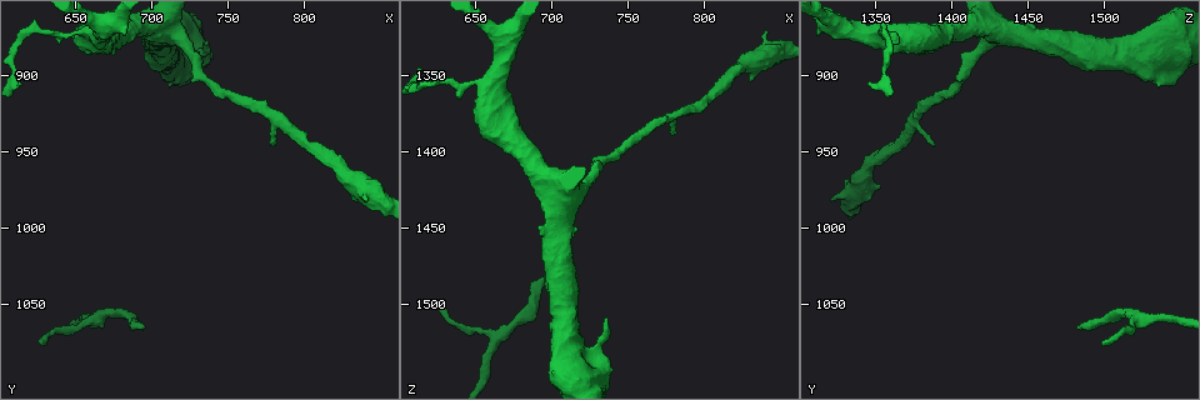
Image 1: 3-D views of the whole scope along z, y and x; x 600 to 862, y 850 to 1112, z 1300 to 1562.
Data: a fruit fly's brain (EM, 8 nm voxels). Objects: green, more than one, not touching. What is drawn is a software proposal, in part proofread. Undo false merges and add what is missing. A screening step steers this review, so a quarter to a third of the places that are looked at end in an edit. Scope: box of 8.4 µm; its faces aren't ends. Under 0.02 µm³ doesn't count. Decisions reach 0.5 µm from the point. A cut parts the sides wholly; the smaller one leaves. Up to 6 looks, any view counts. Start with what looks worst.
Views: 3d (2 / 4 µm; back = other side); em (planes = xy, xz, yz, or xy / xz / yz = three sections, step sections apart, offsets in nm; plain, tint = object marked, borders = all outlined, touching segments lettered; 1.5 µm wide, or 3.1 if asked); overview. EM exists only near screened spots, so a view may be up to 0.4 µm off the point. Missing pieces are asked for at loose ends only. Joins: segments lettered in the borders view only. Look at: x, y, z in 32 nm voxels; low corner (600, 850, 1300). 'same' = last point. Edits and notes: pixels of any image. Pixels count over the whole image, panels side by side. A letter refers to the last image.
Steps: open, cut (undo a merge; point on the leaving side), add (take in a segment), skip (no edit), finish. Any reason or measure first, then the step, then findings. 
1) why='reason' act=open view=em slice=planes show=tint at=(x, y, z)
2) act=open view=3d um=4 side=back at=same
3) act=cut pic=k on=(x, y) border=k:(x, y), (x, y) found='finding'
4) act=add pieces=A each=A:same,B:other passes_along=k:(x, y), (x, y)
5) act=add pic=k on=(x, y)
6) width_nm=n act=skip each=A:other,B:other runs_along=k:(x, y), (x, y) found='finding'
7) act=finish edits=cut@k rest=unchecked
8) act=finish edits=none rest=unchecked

why='free end' act=open view=em slice=xz step=8 show=borders at=(694, 1066, 1482)

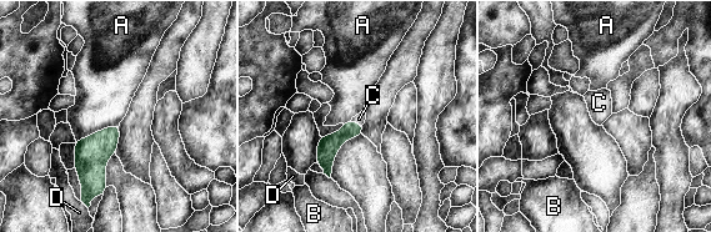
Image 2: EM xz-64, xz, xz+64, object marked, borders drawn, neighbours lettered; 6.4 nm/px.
act=add pieces=C each=A:other,B:other,C:same,D:other passes_along=2:(329, 146), (357, 124), (359, 119) found='it goes on there'

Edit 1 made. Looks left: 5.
why='see it whole again' act=open view=overview

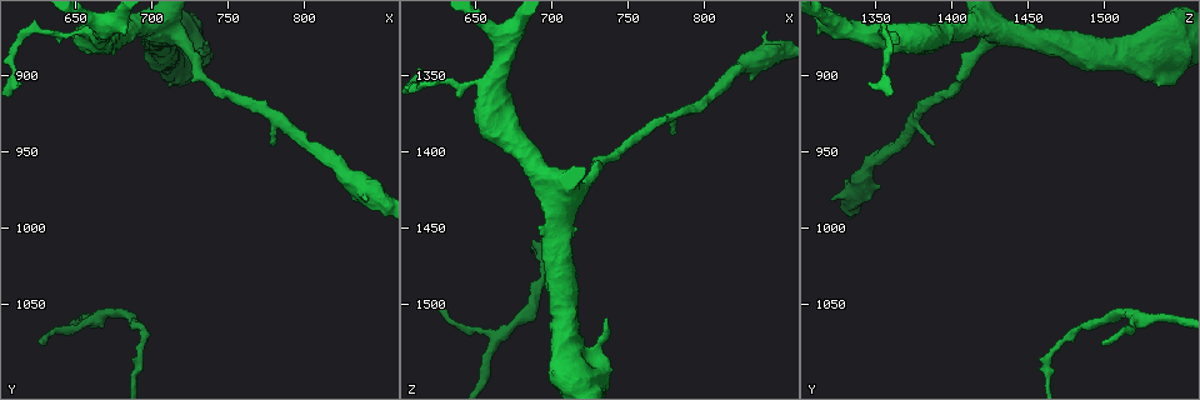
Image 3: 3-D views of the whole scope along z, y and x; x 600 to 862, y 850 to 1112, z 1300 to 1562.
why='branch stops here' act=open view=em slice=xy step=8 show=borders at=(778, 944, 1390)

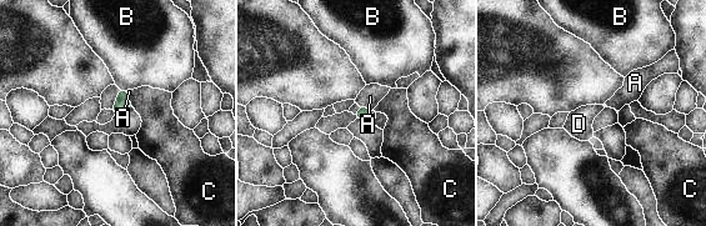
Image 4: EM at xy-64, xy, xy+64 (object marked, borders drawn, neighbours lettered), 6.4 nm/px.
why='cut it another way' act=open view=em slice=planes show=borders at=same

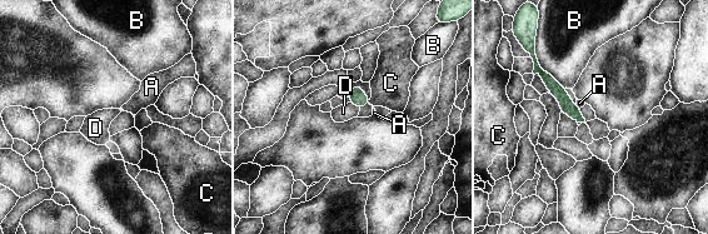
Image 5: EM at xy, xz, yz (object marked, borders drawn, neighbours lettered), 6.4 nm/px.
act=skip each=A:other,B:other,C:other,D:other found='none of them fits'

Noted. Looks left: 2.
why='sudden change in width' act=open view=em slice=xy step=4 show=tint at=(658, 872, 1356)

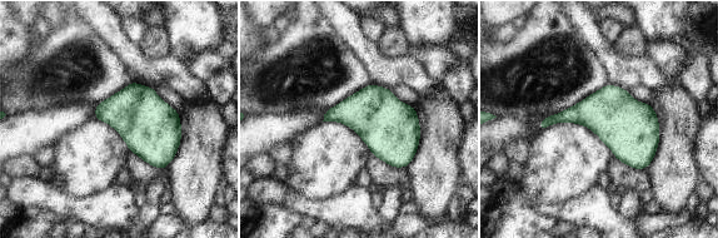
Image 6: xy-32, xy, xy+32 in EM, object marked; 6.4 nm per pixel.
act=open view=em slice=planes show=borders at=same

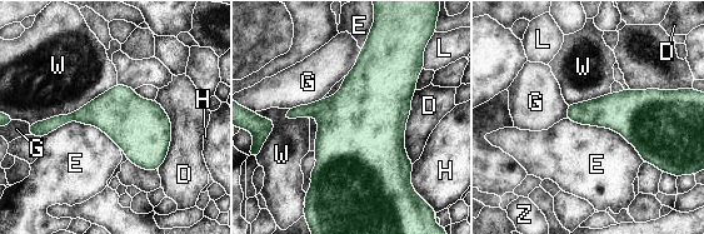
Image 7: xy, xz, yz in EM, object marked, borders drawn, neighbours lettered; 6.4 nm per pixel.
width_nm=190 act=skip each=D:other,E:other,G:other,H:other,L:other,W:other,Z:other border=7:(567, 118), (619, 133), (644, 162) found='one cell here'

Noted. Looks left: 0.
act=finish edits=add@2 rest=unchecked

